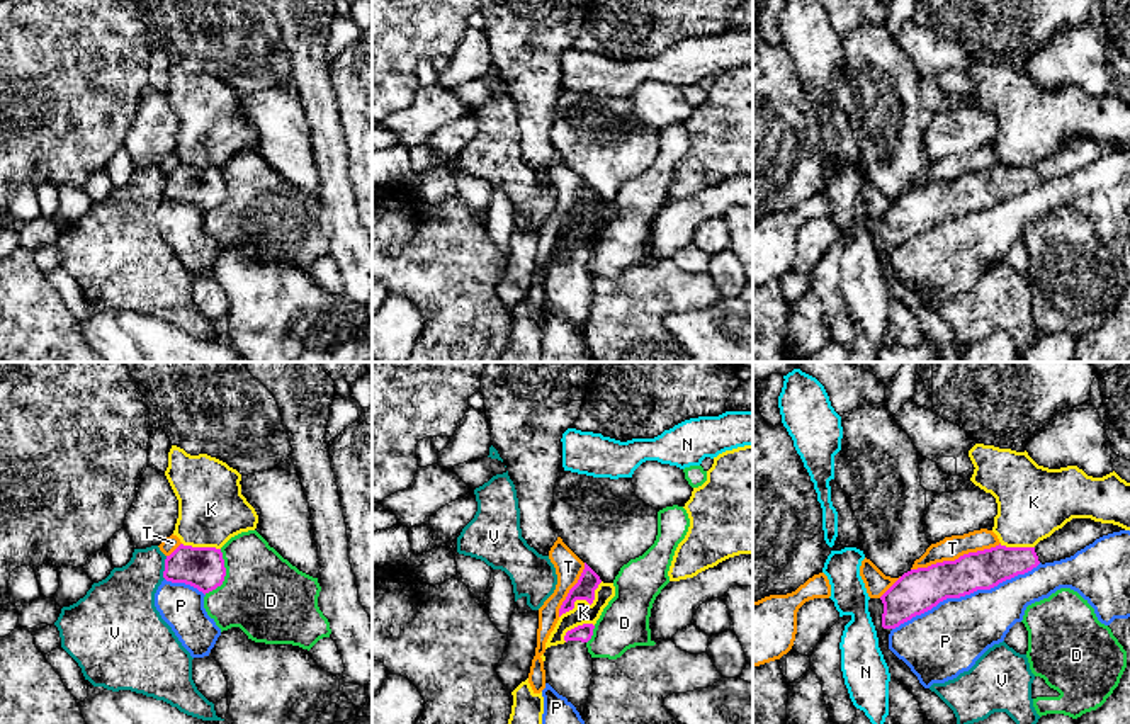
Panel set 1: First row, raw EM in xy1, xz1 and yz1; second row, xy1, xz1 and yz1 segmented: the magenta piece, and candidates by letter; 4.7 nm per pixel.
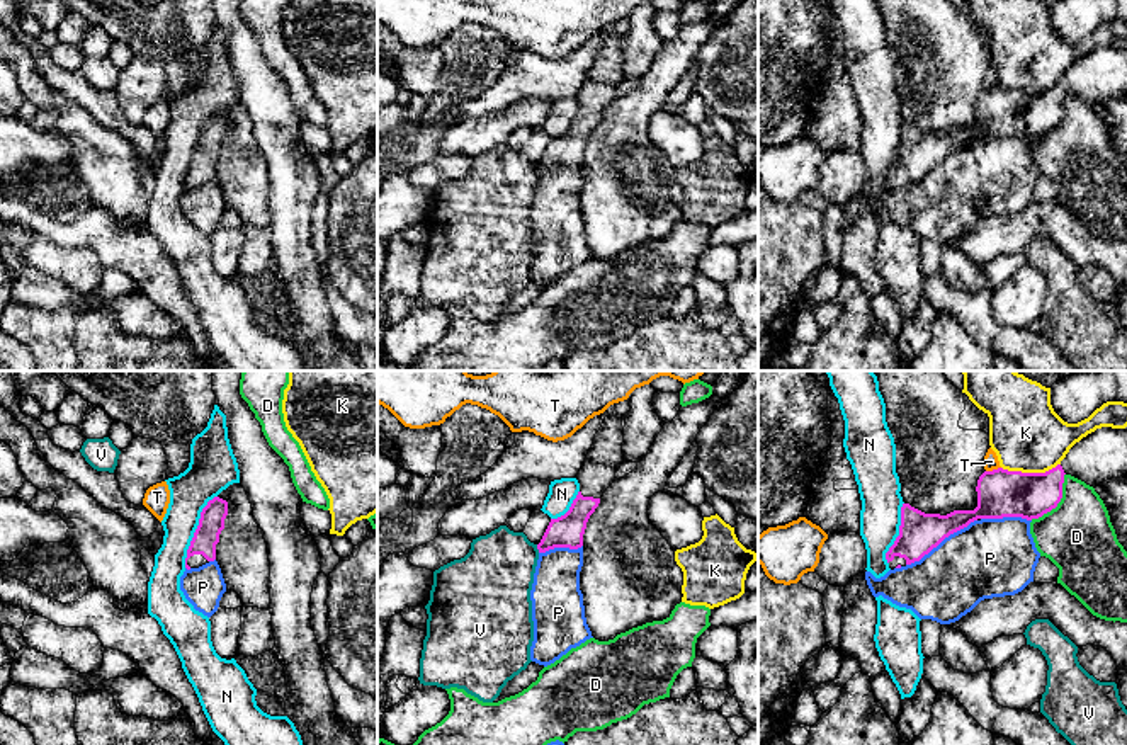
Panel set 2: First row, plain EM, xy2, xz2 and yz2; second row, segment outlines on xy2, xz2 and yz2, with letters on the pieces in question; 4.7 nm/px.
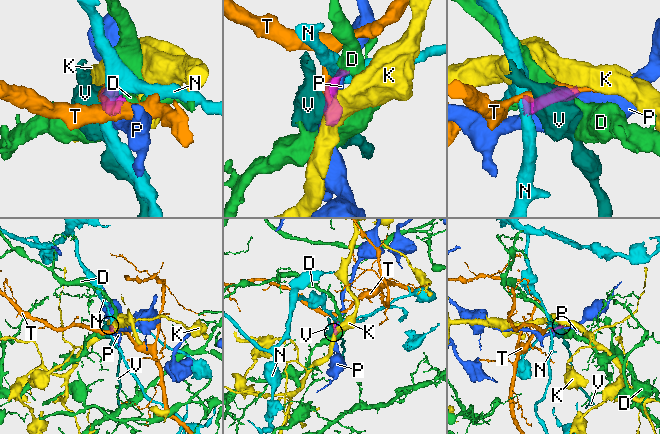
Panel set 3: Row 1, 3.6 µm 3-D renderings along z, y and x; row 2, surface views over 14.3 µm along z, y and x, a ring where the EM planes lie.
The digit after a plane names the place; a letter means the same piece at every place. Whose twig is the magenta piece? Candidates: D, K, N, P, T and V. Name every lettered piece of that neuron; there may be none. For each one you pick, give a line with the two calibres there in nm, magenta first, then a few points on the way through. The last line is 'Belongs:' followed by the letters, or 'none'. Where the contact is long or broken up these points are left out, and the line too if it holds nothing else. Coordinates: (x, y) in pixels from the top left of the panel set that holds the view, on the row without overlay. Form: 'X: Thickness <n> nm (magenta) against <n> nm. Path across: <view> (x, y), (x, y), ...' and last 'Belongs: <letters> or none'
Belongs: none

